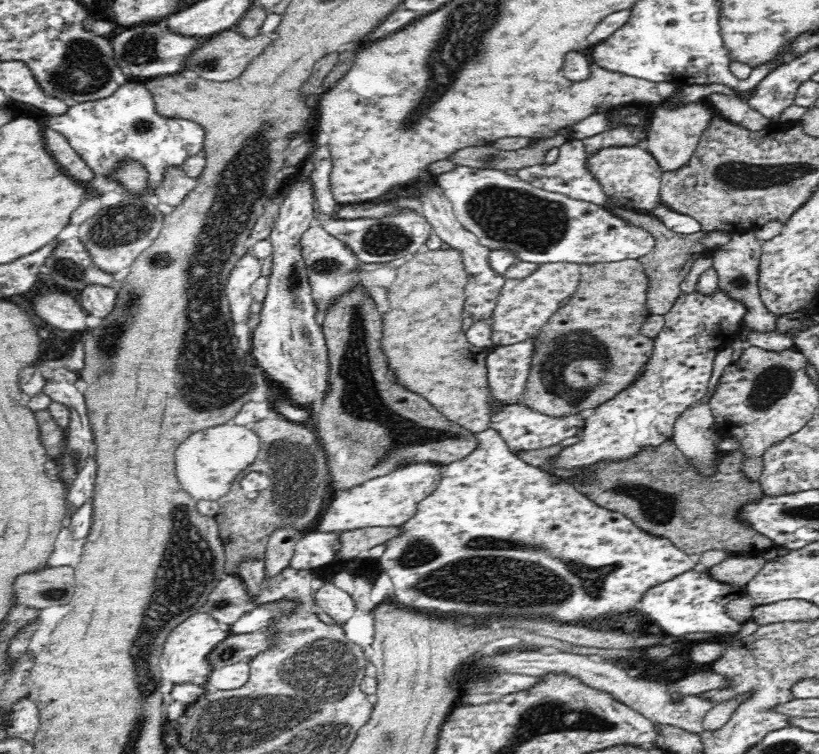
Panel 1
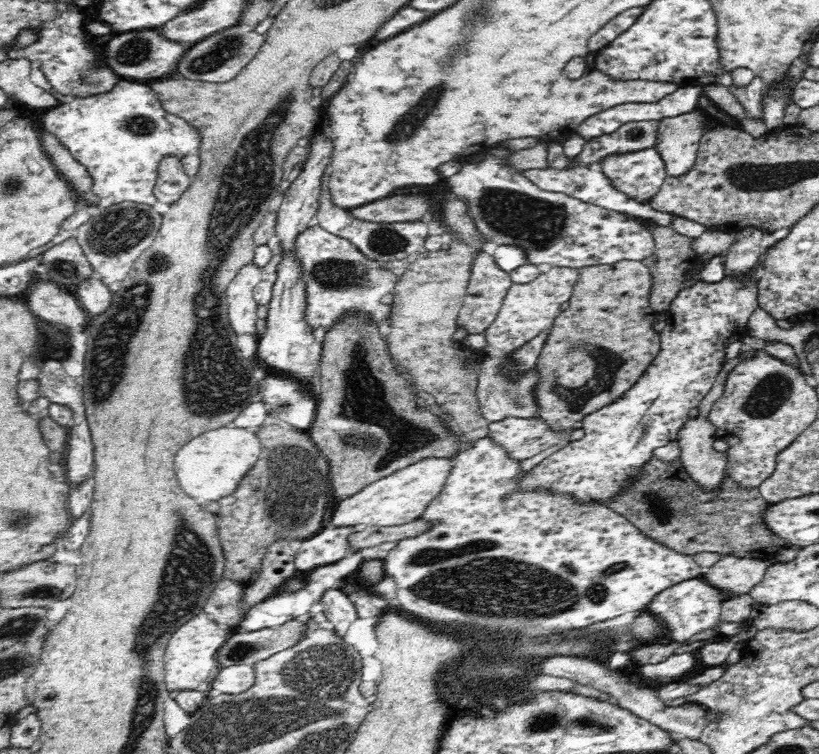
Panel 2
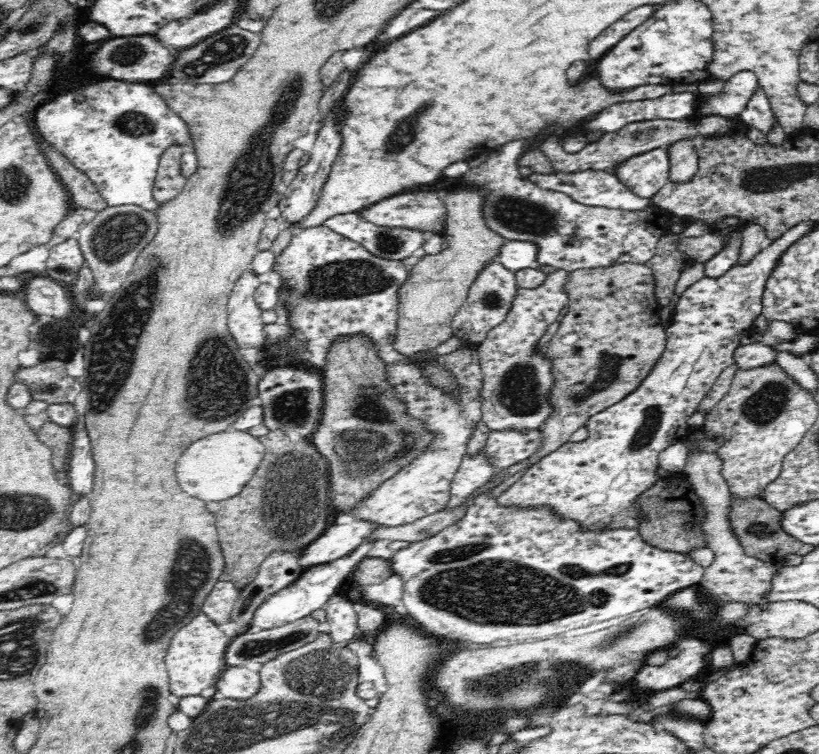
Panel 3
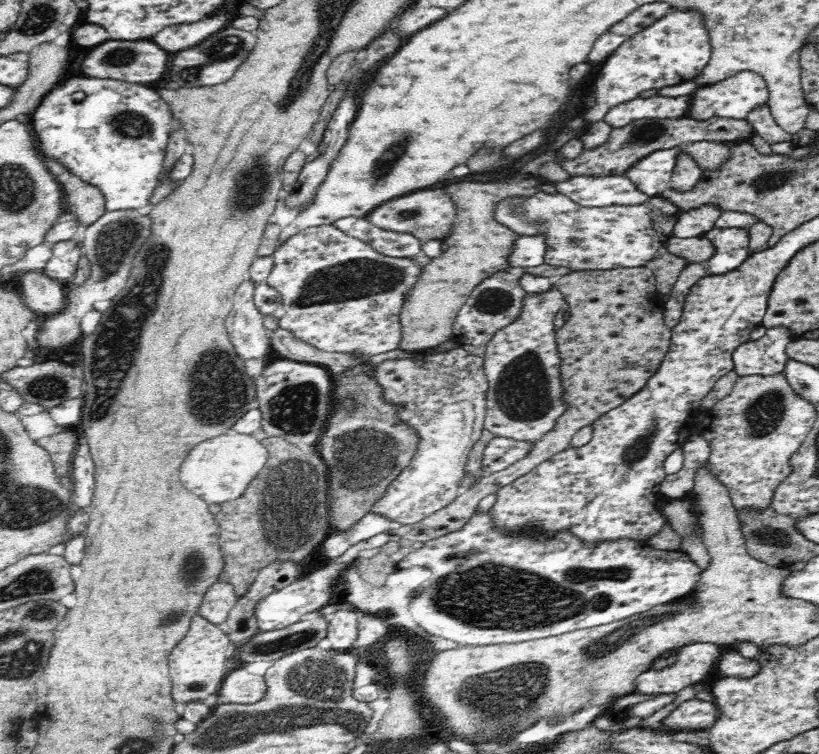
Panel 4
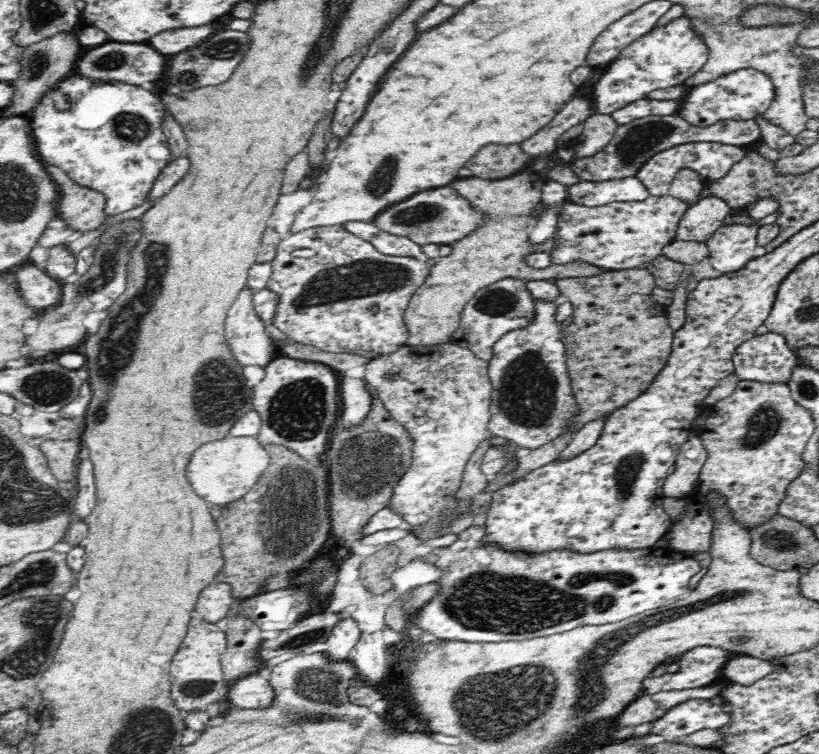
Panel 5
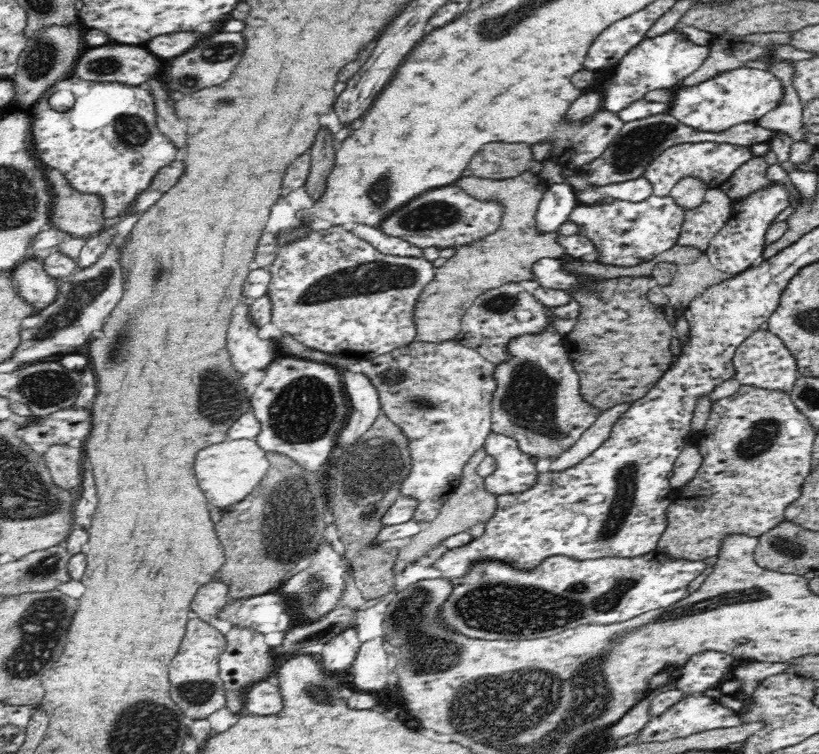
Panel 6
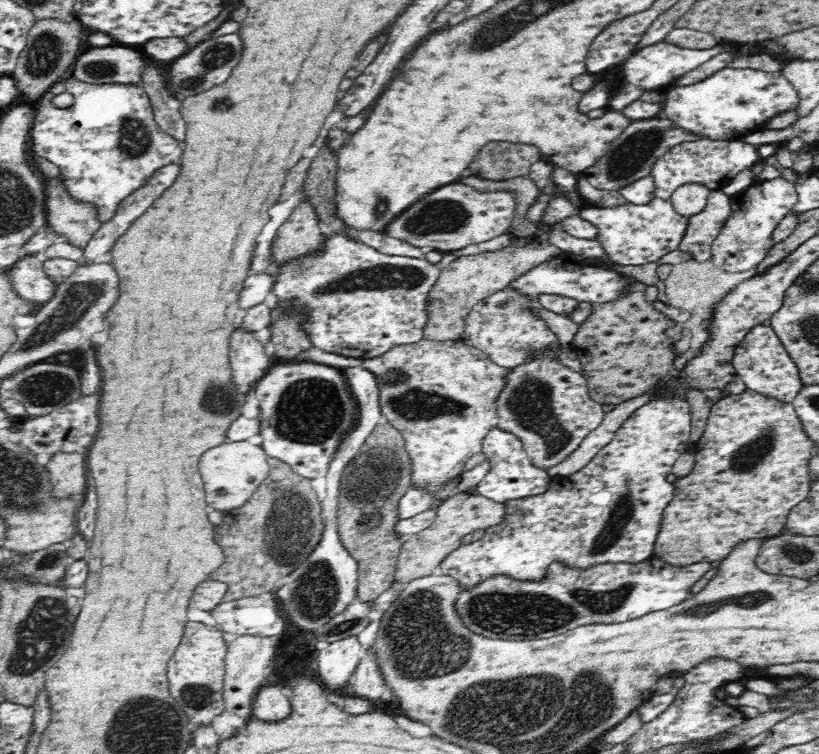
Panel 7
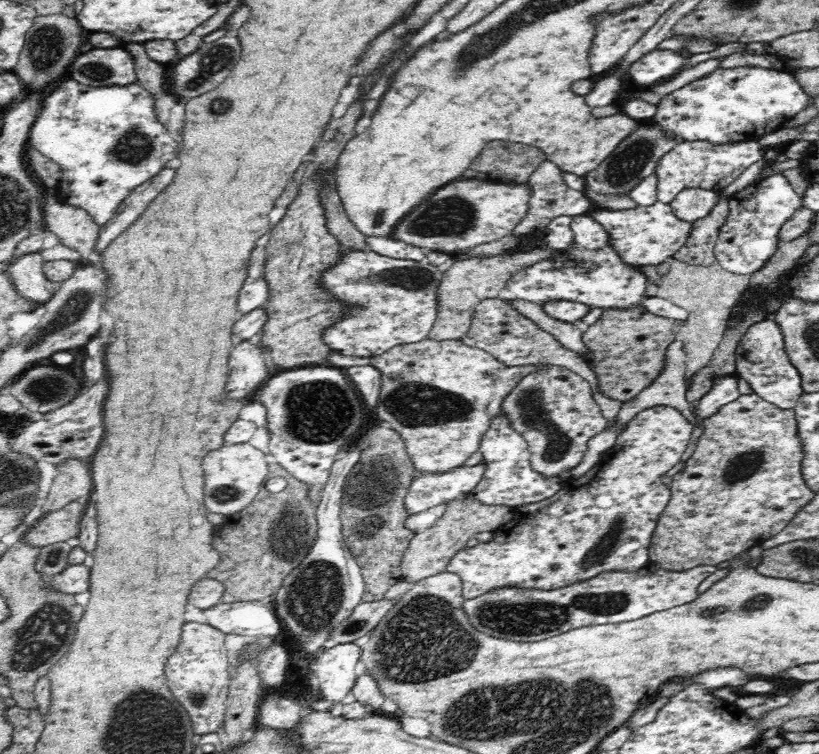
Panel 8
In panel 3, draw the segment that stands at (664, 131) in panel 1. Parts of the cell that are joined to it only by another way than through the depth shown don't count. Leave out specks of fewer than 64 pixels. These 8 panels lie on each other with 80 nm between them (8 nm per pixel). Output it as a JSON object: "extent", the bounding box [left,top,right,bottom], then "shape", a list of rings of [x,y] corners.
{"extent":[668,139,699,184],"shape":[[[692,139],[673,142],[668,148],[668,153],[670,153],[669,181],[677,184],[690,182],[699,170],[697,143]]]}

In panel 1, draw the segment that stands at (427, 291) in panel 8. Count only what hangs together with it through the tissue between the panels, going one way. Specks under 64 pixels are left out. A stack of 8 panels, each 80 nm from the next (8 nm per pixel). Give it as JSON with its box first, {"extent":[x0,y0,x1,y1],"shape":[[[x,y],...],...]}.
{"extent":[299,223,371,315],"shape":[[[313,223],[311,228],[301,236],[299,243],[316,312],[322,311],[325,315],[335,302],[346,294],[352,294],[354,290],[361,290],[363,294],[371,296],[369,288],[363,284],[361,279],[363,271],[360,268],[364,262],[346,246],[345,242],[338,240],[329,232],[324,231],[320,225]]]}

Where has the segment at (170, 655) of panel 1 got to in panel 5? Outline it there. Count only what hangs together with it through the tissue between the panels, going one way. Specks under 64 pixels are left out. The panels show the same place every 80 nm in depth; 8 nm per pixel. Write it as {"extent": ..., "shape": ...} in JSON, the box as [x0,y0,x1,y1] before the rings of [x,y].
{"extent":[170,618,229,712],"shape":[[[196,618],[190,620],[190,628],[180,649],[176,651],[170,666],[170,680],[172,680],[172,698],[175,705],[184,712],[206,712],[212,703],[225,703],[226,691],[229,684],[224,680],[221,657],[227,648],[226,633],[217,625],[207,620]]]}

